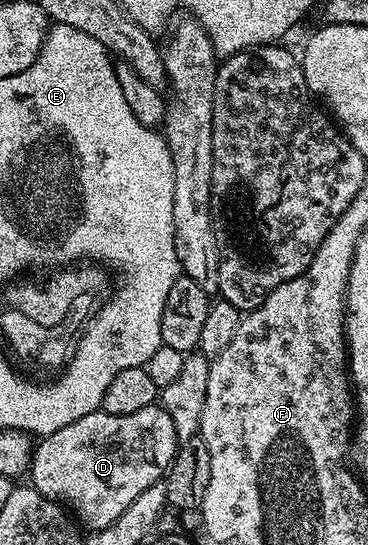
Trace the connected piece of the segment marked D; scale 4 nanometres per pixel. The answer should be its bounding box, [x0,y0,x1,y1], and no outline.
[30,403,177,529]

